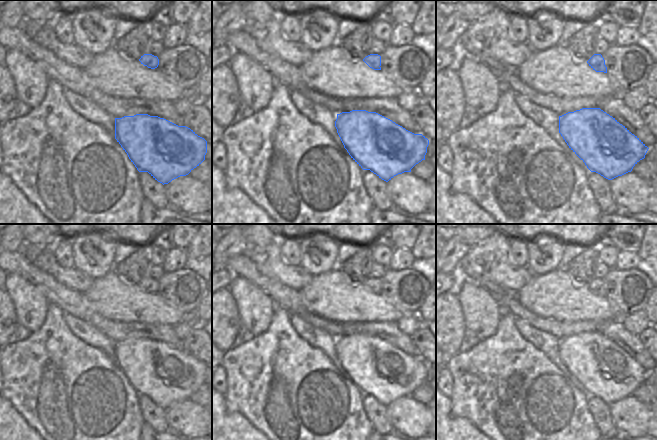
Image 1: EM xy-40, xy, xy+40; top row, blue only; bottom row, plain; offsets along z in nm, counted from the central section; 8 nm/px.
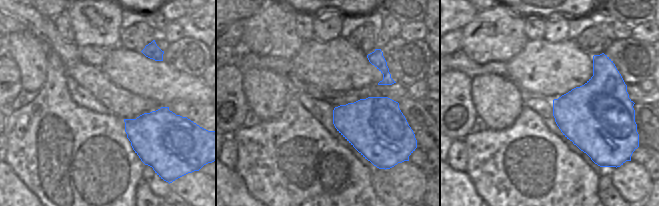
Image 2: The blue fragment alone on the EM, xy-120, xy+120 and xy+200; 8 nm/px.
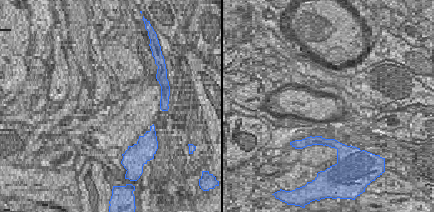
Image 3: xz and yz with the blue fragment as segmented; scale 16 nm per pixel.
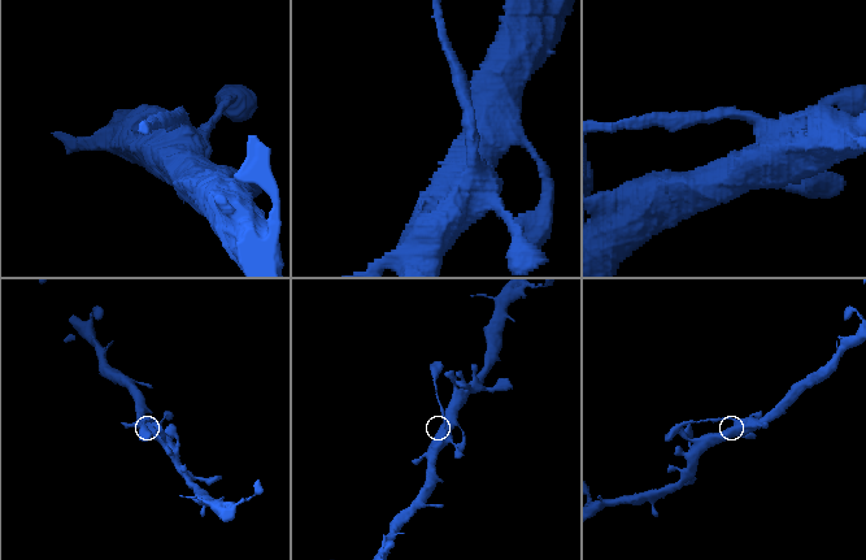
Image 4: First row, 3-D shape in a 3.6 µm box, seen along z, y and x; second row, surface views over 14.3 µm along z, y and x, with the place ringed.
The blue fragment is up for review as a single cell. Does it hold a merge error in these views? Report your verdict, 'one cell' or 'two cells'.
two cells

